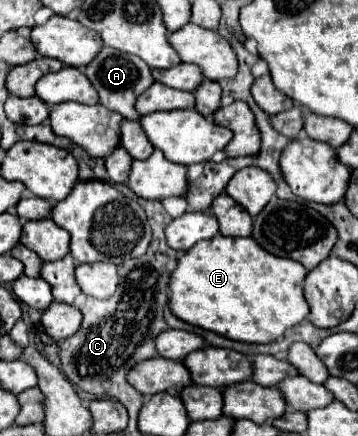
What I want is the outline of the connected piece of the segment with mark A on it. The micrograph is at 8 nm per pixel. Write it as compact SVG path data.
M103 47L97 53L97 57L83 69L83 73L95 87L95 91L99 95L99 103L103 107L123 115L125 119L139 119L139 113L135 111L135 101L137 101L139 93L143 93L153 83L151 69L147 65L143 65L143 61L139 61L139 57L111 49L111 47Z

